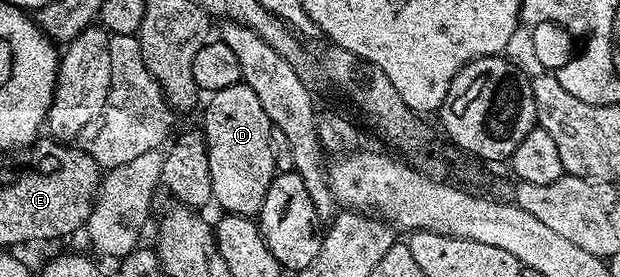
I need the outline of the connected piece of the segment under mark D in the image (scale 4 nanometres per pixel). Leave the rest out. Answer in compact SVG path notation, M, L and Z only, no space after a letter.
M241 84L222 88L209 98L212 99L204 114L202 130L208 140L215 205L220 205L221 211L230 214L259 215L262 200L266 200L266 192L278 173L270 148L270 136L274 129L272 122L249 86Z

